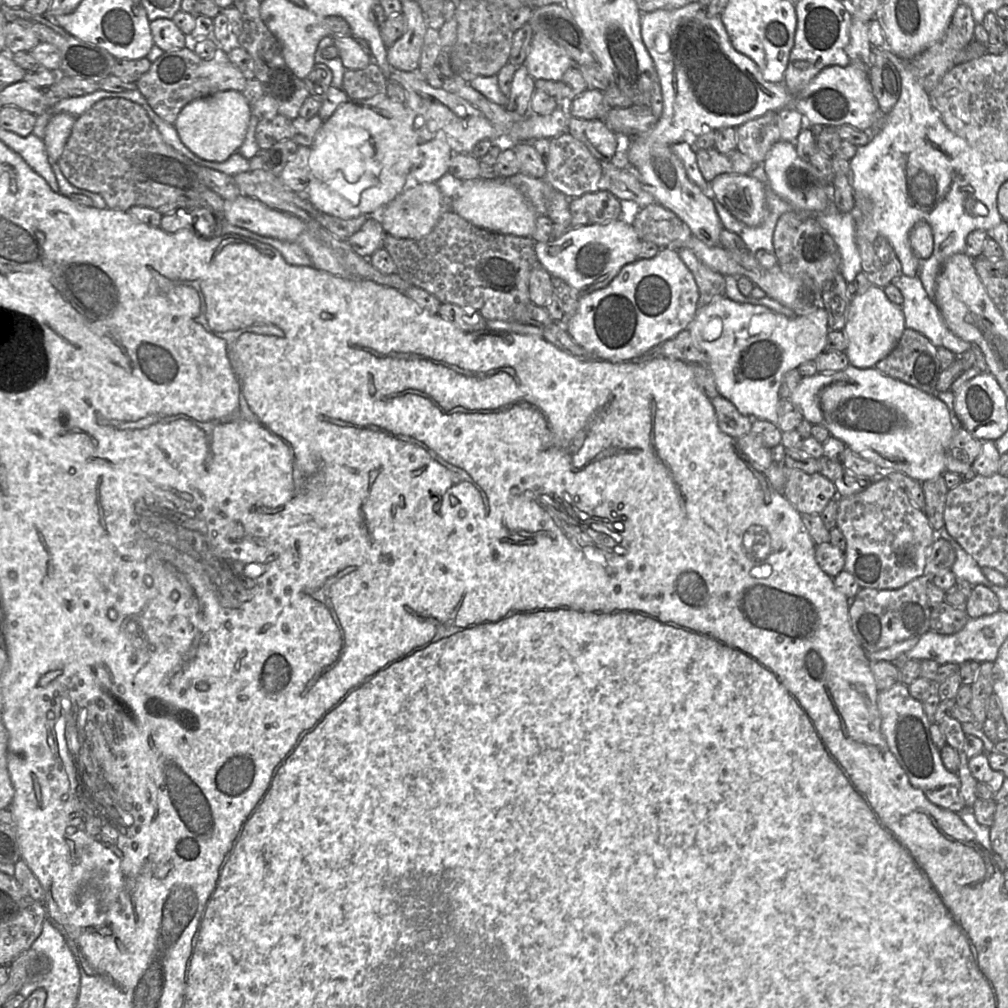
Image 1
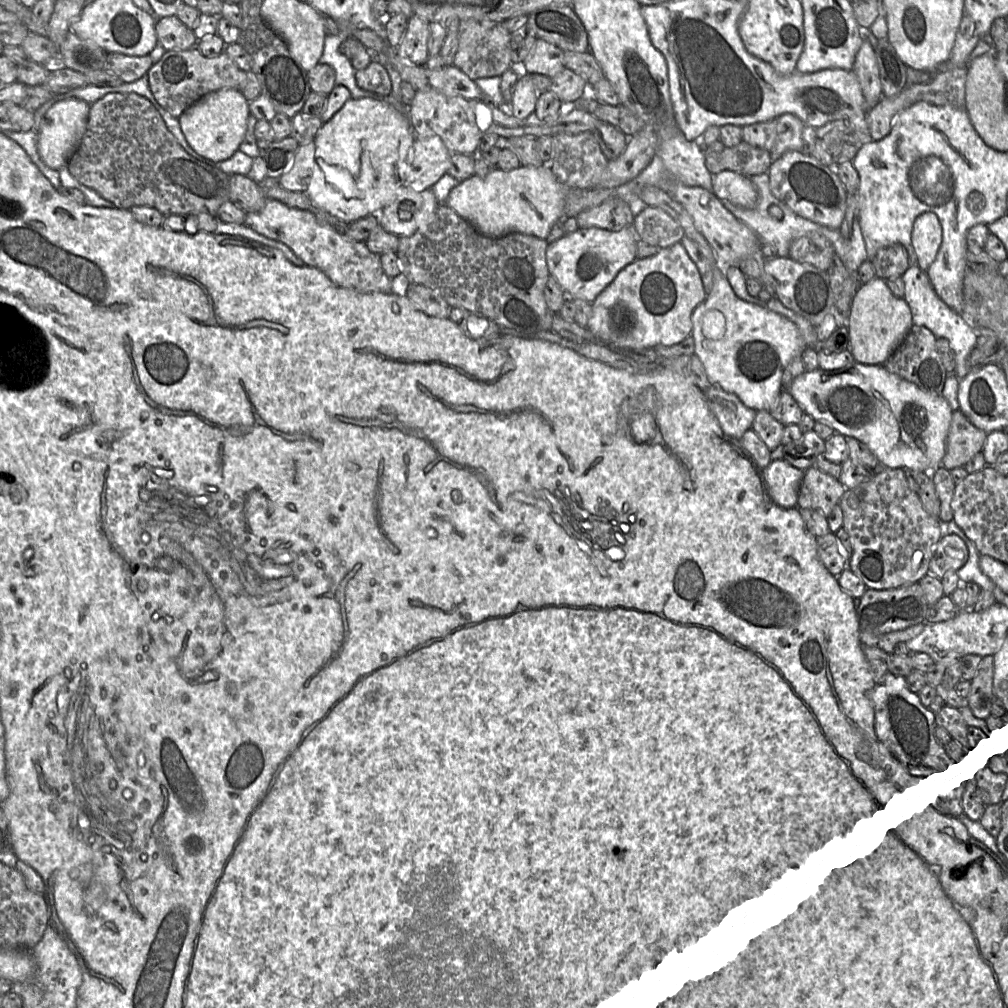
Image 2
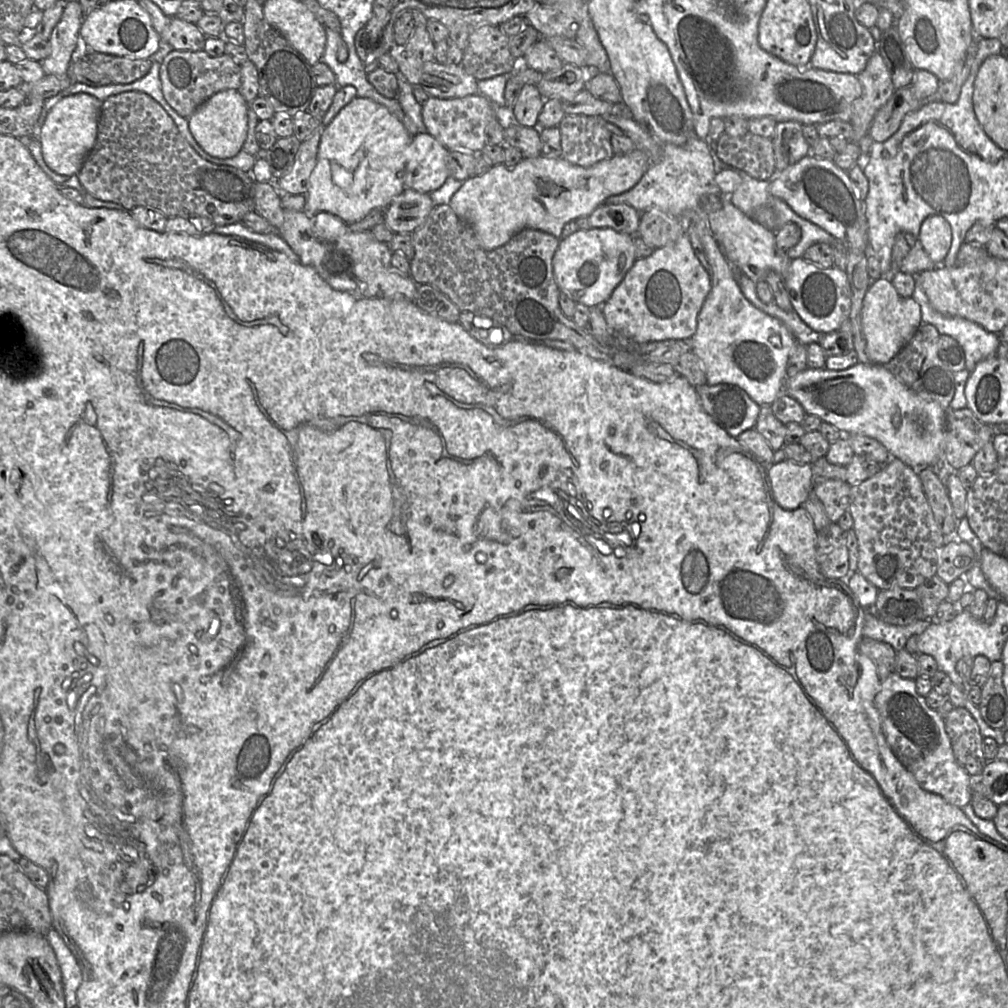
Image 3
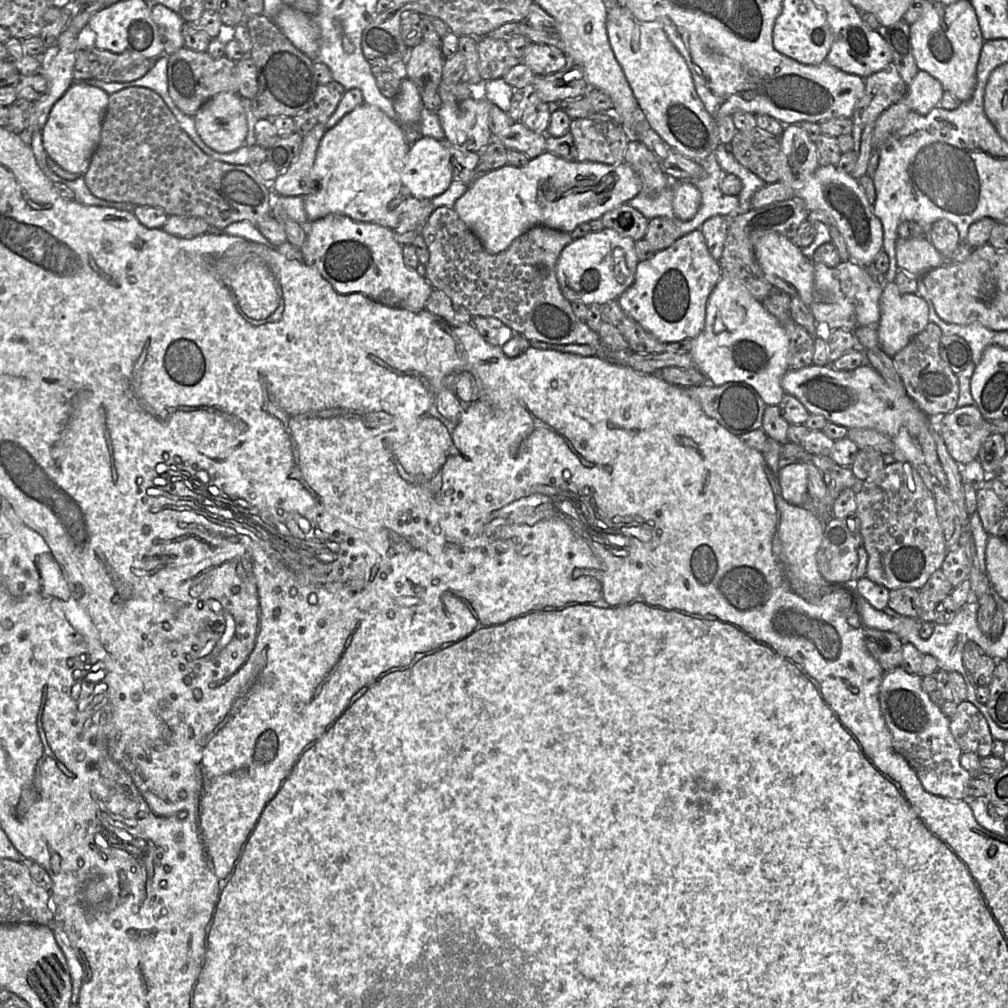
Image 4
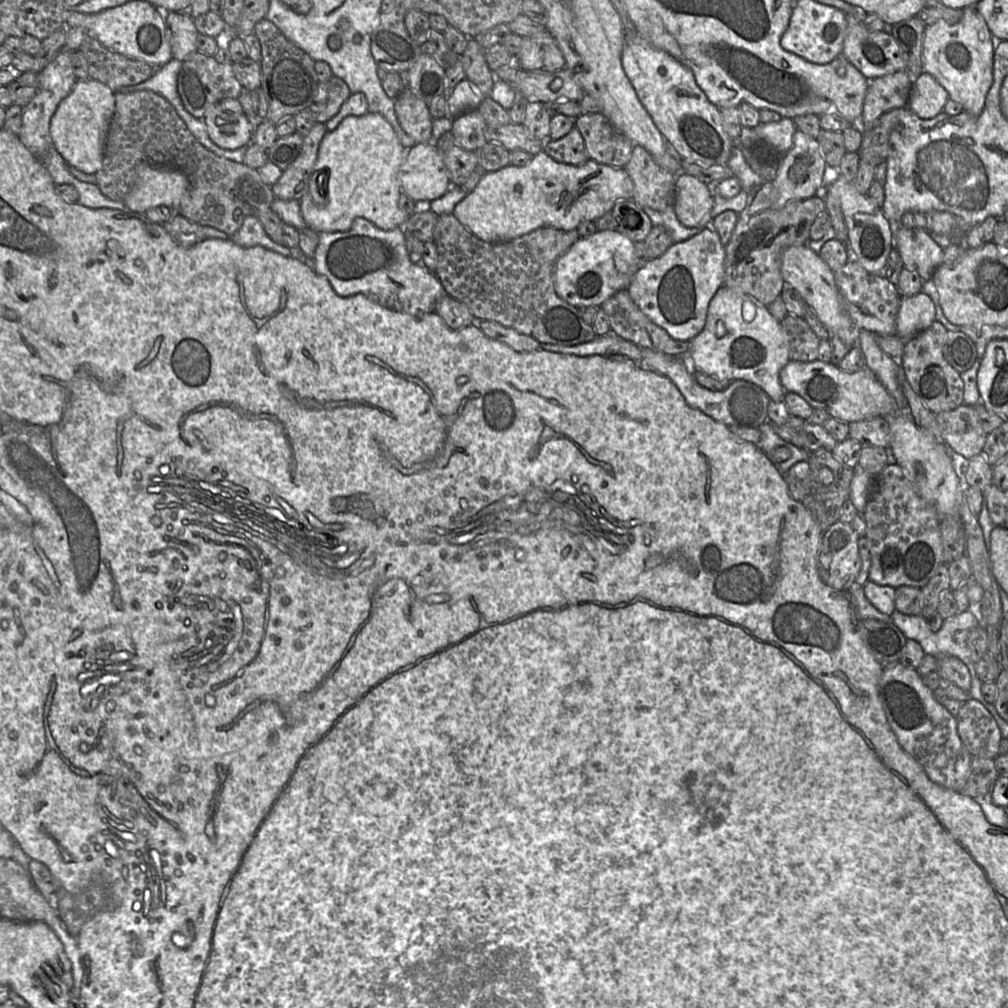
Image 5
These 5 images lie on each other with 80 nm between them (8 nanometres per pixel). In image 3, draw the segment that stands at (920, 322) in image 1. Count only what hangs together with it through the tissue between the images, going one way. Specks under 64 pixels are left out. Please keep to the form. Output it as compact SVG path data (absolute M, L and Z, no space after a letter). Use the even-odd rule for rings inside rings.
M916 275L911 297L921 307L922 323L934 325L941 335L949 335L961 345L965 353L967 370L973 371L979 362L995 355L1001 343L999 334L987 331L965 318L947 316L936 311L923 289L919 275Z

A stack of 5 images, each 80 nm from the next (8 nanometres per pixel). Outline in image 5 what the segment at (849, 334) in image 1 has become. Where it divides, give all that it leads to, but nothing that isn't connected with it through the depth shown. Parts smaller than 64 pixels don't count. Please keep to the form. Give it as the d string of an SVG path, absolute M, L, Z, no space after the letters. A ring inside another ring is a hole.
M920 292L902 297L896 317L896 336L908 340L935 321L935 305L927 294Z

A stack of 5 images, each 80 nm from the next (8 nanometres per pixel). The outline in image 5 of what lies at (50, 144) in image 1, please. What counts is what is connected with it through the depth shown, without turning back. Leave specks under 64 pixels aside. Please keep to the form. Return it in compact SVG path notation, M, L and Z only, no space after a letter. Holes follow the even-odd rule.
M91 78L77 80L71 92L58 105L50 121L52 147L69 166L95 174L102 166L105 144L115 111L115 93Z

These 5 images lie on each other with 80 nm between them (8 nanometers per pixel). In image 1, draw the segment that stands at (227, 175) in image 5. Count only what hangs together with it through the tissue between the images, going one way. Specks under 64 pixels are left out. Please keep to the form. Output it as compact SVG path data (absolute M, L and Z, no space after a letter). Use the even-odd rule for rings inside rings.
M118 97L102 99L76 118L57 165L72 185L99 194L107 208L121 211L128 211L132 206L145 206L162 215L186 212L202 207L200 193L208 190L199 178L200 166L163 140L145 109L133 101Z

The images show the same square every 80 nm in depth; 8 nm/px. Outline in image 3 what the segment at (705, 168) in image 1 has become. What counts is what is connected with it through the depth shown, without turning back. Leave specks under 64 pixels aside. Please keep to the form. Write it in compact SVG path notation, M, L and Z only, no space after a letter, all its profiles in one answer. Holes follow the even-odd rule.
M747 132L743 136L732 137L722 134L715 143L710 144L711 154L714 154L732 170L741 170L759 180L770 181L776 175L773 140Z

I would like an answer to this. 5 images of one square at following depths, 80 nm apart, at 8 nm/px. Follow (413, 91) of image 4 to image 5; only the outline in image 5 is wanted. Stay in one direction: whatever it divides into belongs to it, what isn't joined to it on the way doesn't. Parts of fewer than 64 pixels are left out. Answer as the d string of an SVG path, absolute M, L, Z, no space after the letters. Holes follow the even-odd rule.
M409 87L395 98L395 113L404 131L417 143L430 143L433 118L428 105Z

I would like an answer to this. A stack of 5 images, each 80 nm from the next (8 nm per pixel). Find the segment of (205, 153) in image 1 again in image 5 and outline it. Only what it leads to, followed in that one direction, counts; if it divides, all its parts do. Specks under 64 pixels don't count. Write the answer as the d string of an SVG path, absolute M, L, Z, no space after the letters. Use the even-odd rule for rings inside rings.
M237 99L219 101L207 110L203 120L211 140L223 149L236 150L253 141L255 128Z

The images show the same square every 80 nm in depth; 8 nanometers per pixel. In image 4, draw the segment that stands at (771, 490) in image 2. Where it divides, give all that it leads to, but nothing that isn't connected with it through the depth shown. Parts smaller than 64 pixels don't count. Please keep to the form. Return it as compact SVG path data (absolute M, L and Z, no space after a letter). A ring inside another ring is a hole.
M806 463L789 464L779 469L776 477L783 499L791 505L803 505L806 496L809 496Z

